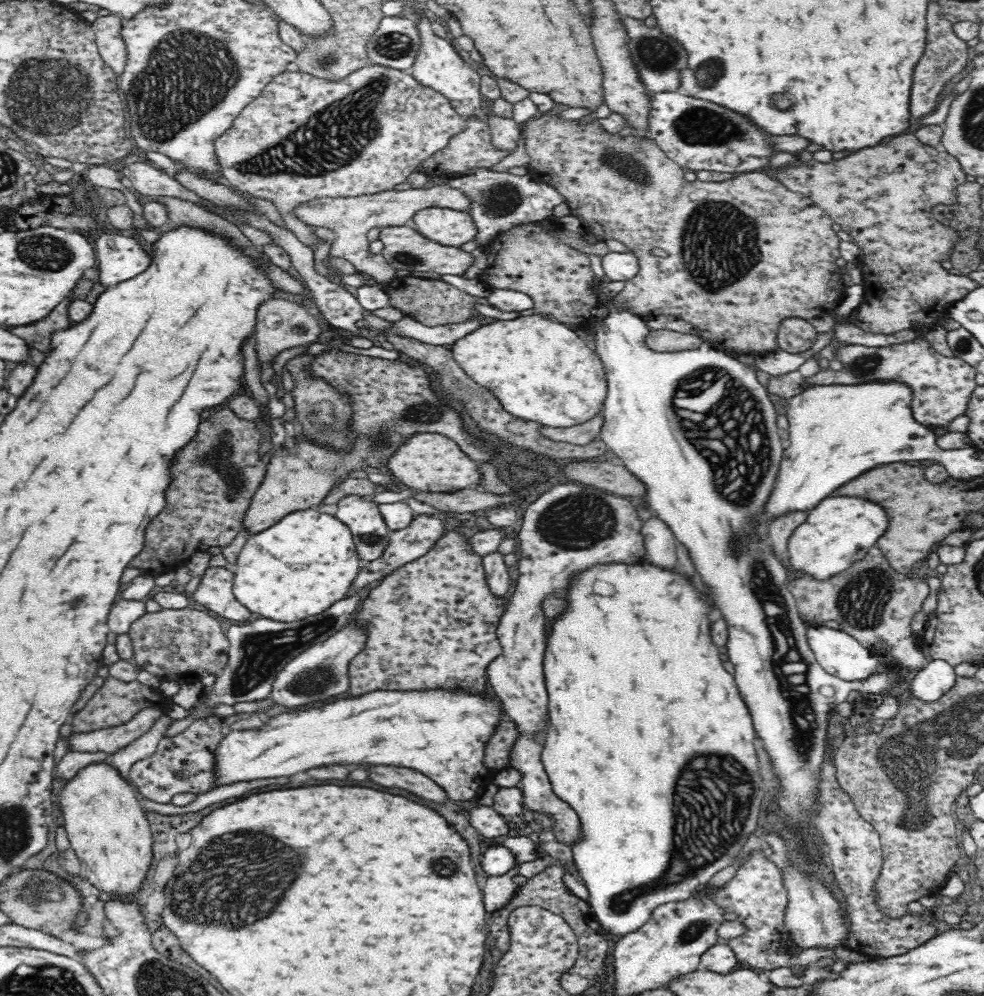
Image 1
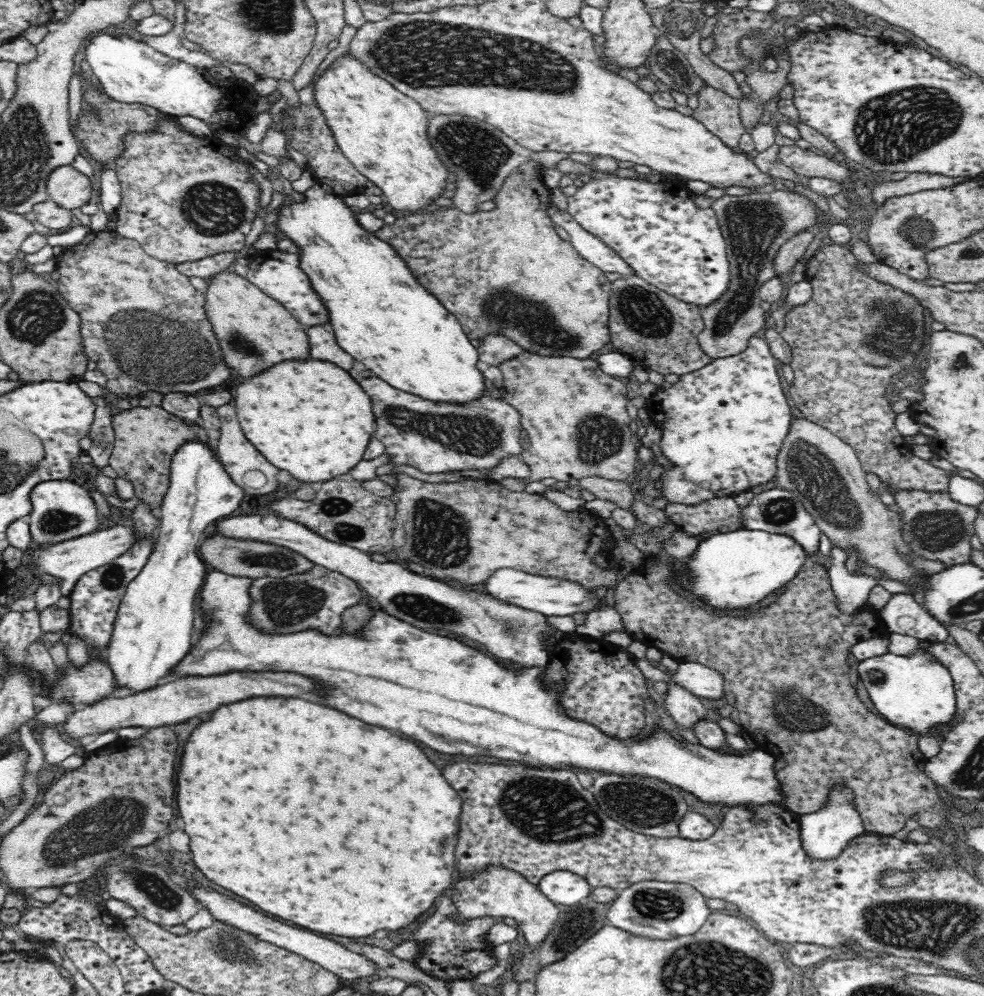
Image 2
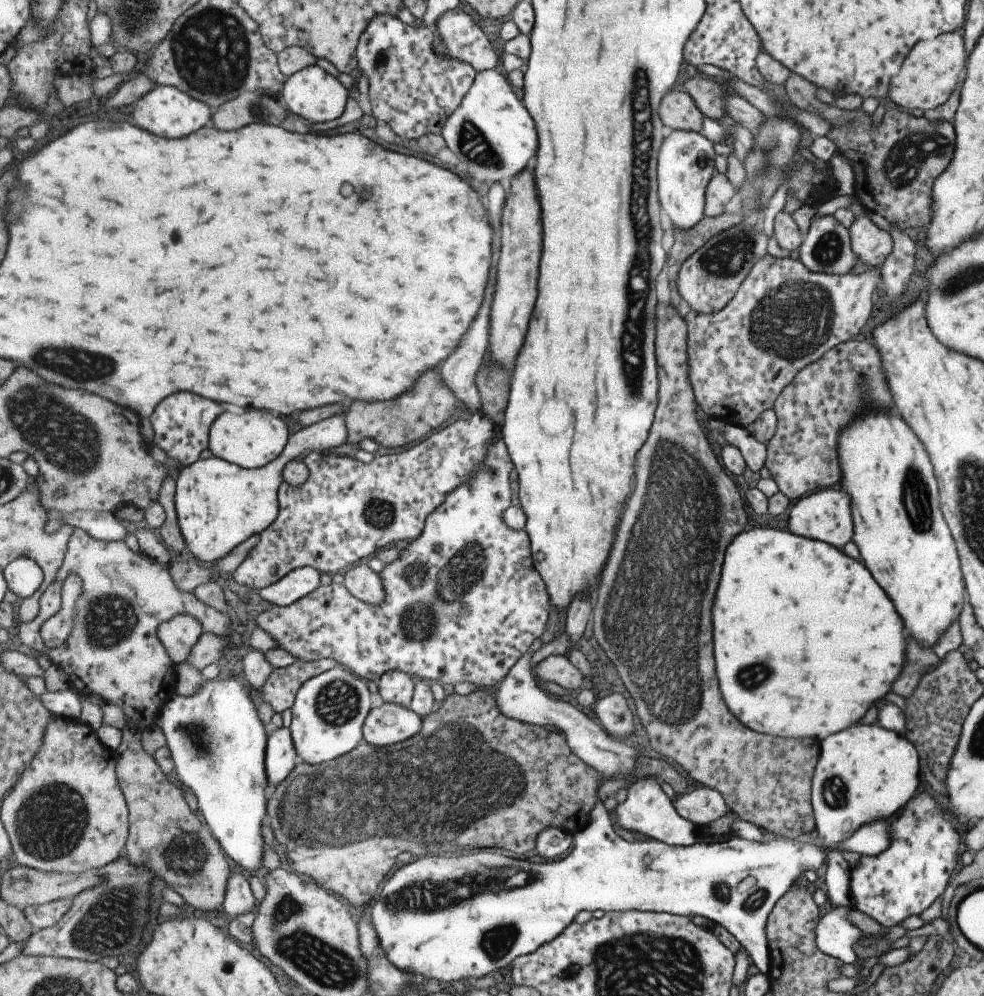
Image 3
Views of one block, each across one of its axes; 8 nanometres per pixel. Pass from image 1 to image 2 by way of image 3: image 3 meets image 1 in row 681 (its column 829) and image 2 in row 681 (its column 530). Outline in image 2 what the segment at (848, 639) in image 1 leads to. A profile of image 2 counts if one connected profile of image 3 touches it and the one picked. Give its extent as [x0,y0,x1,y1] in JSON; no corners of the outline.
[858,640,958,734]

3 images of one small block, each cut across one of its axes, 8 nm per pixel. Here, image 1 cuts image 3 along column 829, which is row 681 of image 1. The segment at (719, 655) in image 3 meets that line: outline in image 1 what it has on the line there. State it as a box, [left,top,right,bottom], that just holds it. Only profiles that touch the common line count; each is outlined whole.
[542,562,764,940]

